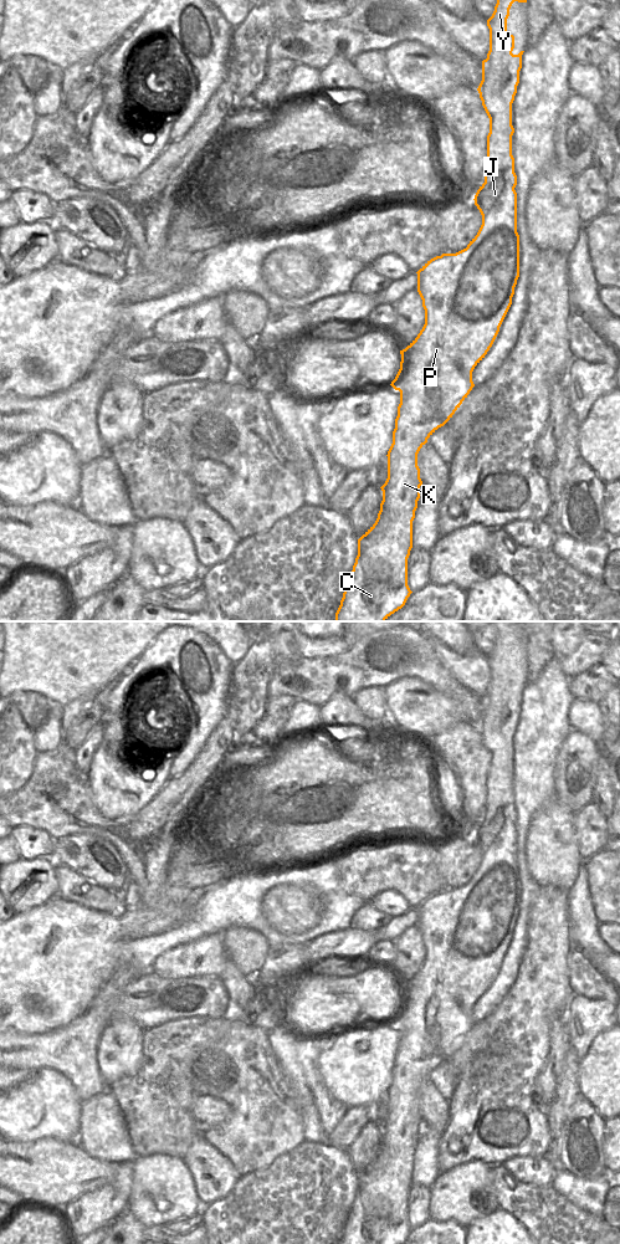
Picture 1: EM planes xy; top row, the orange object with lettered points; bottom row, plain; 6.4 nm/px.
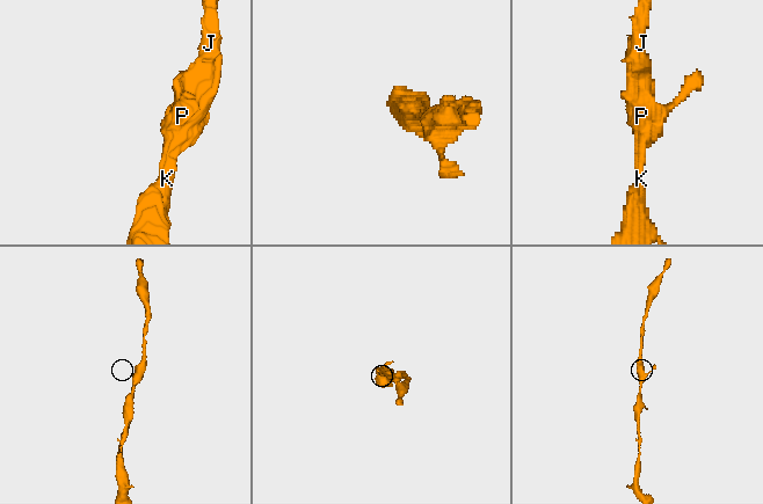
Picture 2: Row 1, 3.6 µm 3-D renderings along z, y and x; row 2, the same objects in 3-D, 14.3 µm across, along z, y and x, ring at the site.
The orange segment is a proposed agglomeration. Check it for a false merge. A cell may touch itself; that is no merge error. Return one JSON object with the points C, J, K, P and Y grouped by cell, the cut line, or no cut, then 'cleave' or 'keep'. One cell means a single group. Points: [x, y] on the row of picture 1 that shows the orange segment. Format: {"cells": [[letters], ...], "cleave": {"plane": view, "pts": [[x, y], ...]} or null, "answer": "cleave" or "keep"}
{"cells": [["C", "J", "K", "P", "Y"]], "cleave": null, "answer": "keep"}

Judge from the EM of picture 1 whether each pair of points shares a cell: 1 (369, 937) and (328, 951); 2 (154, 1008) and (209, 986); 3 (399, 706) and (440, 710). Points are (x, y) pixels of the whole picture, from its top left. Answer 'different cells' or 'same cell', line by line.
1: same cell
2: same cell
3: same cell

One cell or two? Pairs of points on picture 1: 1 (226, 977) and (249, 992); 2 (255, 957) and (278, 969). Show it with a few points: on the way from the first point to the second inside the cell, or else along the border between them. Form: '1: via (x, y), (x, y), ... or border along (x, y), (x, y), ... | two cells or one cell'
1: via (231, 979), (244, 992) | one cell
2: border along (268, 947), (266, 960), (260, 968) | two cells

